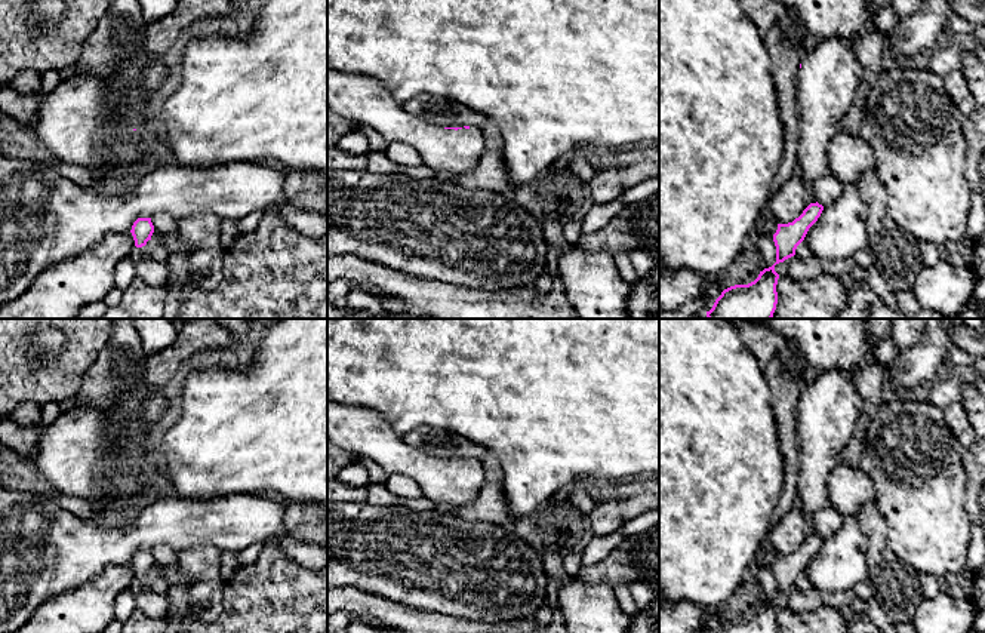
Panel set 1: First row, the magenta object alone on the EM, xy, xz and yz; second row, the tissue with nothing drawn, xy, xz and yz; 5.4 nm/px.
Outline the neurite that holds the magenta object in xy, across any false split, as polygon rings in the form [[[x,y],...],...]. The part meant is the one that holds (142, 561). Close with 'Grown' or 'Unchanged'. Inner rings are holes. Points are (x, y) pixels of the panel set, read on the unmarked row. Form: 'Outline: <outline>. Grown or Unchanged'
Outline: [[[138,550],[130,562],[135,578],[142,580],[147,577],[148,572],[151,572],[151,568],[154,565],[154,557],[151,554],[151,550]]]. Unchanged

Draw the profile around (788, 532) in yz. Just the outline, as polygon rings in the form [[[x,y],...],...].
[[[794,507],[787,514],[773,520],[769,541],[778,556],[788,556],[803,546],[812,535],[810,532],[810,522],[804,511]]]

